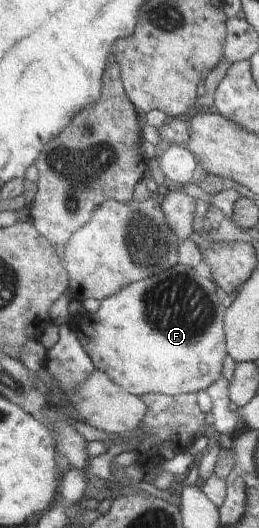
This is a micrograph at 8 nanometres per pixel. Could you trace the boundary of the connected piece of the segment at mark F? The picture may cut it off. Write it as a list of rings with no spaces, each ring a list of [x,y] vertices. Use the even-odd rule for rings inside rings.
[[[177,264],[171,267],[171,272],[159,272],[135,286],[129,286],[118,295],[106,298],[95,313],[80,314],[73,321],[74,329],[96,368],[106,372],[132,395],[141,398],[147,393],[170,397],[195,394],[206,391],[222,376],[221,363],[228,355],[222,327],[225,308],[220,297],[217,286],[211,280],[197,274],[191,267]]]

